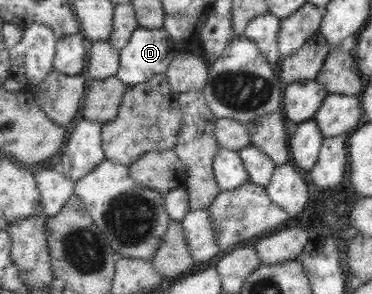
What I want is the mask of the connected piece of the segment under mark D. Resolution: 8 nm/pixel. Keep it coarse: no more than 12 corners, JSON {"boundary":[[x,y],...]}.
{"boundary":[[138,26],[116,77],[133,86],[166,73],[176,56],[165,27]]}

